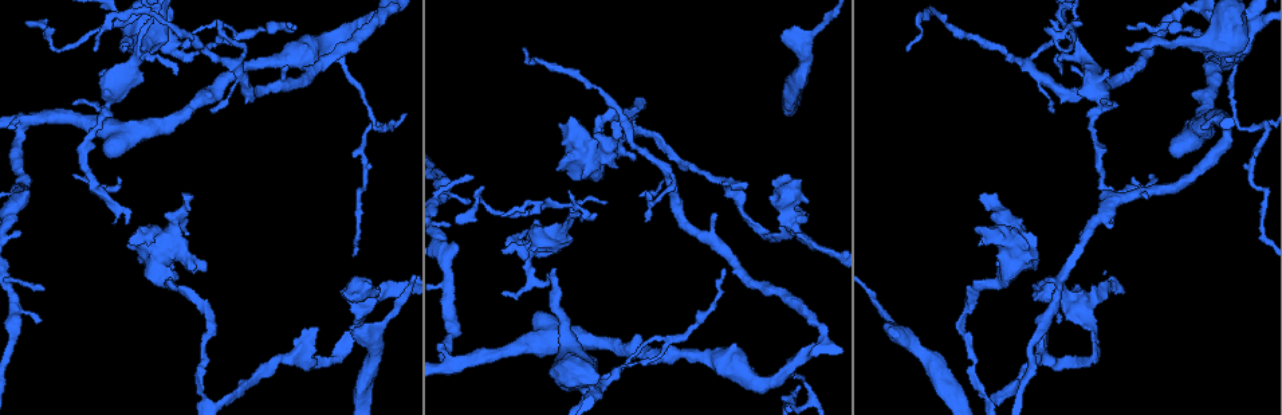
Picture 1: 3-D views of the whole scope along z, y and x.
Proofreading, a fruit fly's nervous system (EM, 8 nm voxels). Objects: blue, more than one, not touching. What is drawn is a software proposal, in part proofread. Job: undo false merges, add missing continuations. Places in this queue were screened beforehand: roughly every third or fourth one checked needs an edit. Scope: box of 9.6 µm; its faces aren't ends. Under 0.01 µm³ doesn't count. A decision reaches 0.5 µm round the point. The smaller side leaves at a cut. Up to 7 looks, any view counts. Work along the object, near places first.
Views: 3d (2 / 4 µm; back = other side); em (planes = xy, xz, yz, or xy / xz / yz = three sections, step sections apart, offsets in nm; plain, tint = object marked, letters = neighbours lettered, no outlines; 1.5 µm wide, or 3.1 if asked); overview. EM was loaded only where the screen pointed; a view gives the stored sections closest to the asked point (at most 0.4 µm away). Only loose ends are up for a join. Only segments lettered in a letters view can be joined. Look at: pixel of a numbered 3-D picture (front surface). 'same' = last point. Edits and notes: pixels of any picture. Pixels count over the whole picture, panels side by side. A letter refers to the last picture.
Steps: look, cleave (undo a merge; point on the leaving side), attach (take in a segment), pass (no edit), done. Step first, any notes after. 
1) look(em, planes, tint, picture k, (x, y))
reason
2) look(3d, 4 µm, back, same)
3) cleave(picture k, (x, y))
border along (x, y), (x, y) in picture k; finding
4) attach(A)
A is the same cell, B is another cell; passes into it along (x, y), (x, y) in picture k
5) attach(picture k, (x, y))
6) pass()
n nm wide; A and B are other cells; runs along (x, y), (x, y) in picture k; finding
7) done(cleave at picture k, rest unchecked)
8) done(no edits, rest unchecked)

look(em, planes, letters, picture 1, (216, 325))
sharp bend

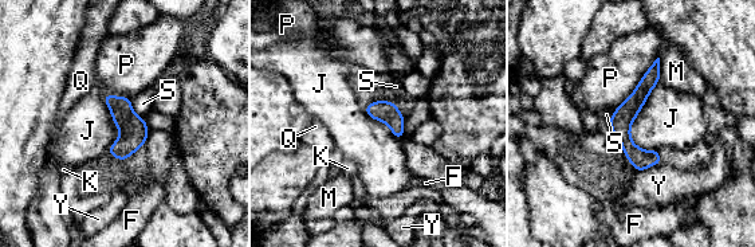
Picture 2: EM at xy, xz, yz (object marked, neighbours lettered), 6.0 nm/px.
pass()
J touches over 440 nm; F, J, K, M, P, Q, S and Y are other cells; border along (149, 133), (144, 144) in picture 2; continuous, no second neuron

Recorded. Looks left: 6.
look(3d, 4 µm, picture 1, (124, 48))
an open end

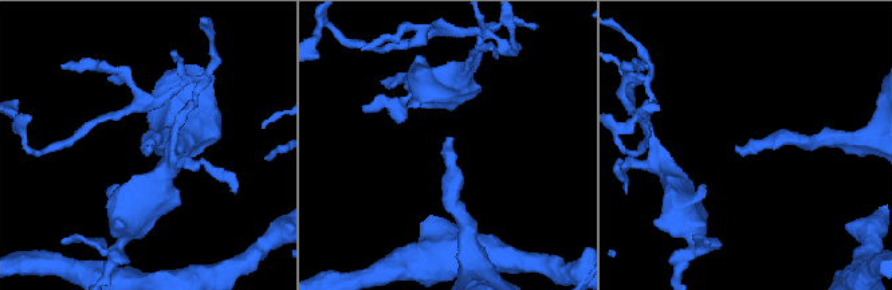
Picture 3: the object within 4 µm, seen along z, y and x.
look(em, planes, letters, picture 3, (147, 146))

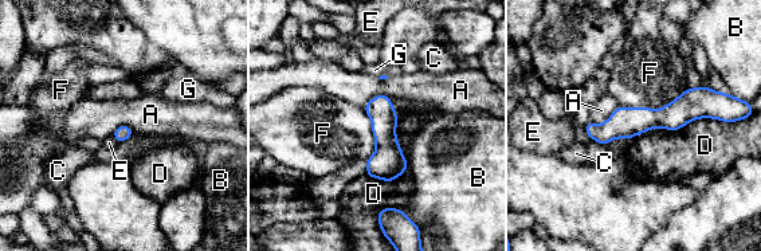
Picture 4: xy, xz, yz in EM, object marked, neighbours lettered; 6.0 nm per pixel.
pass()
D touches over 600 nm; A, B, C, D, E, F and G are other cells; runs along (714, 109), (588, 129) in picture 4; none of them fits

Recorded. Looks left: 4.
look(em, planes, letters, picture 1, (558, 251))
tapers out

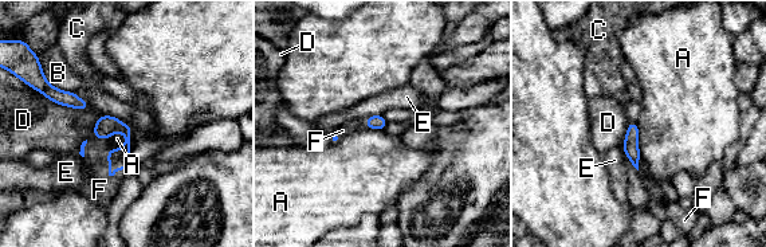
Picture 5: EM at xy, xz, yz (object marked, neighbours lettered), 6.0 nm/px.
attach(F)
F is the same cell, A, B, C, D and E are other cells; it goes on there

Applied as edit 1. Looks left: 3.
done(attach at picture 5, rest unchecked)

